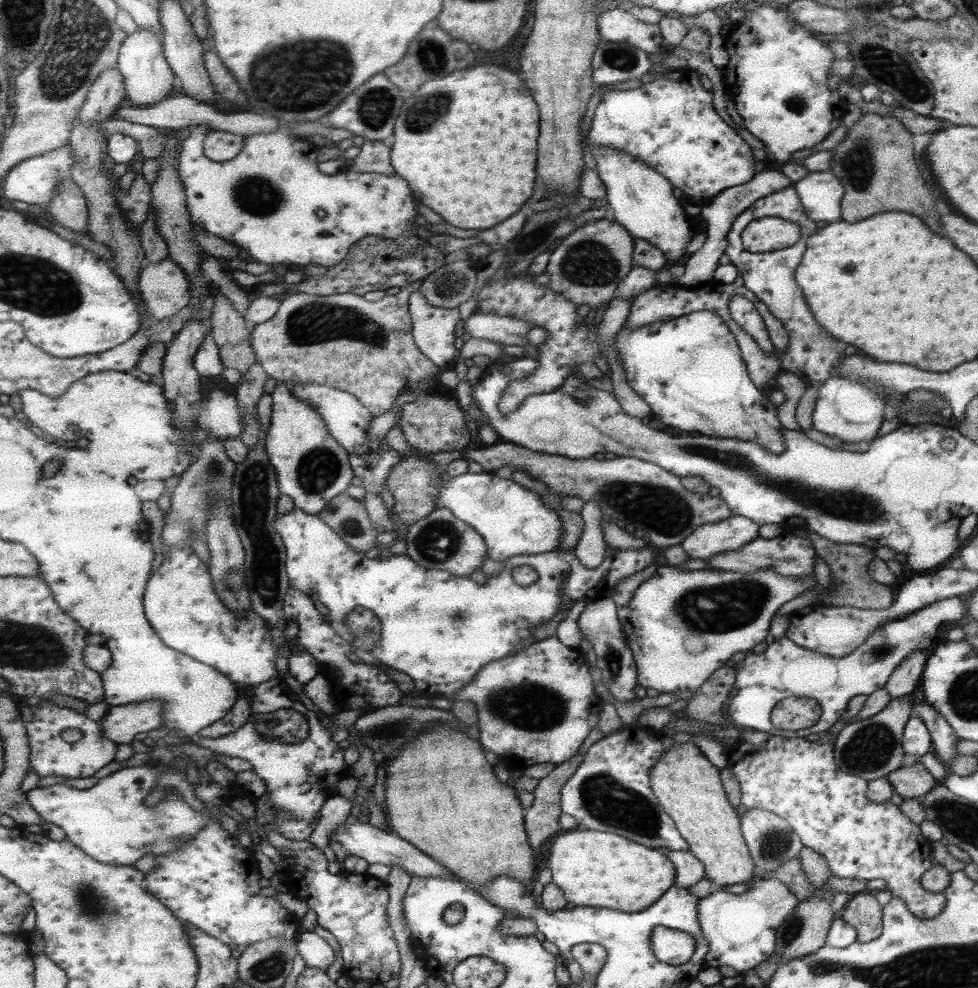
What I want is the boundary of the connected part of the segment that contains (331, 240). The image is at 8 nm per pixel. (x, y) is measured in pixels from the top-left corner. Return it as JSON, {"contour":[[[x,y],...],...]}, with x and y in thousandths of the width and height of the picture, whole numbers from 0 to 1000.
{"contour":[[[204,126],[187,143],[184,172],[187,173],[188,186],[192,188],[192,209],[195,210],[196,223],[200,228],[208,227],[213,234],[245,247],[247,255],[253,254],[264,265],[325,265],[331,269],[344,269],[356,259],[360,247],[378,237],[407,241],[409,249],[417,251],[415,254],[429,252],[429,247],[434,246],[434,242],[421,237],[421,231],[426,227],[427,211],[421,190],[409,176],[364,176],[364,172],[356,172],[344,178],[335,178],[327,170],[327,147],[303,140],[298,134],[284,133],[259,136],[253,139],[253,146],[243,159],[233,164],[221,164],[213,160],[211,155],[211,140],[216,132],[216,129]]]}

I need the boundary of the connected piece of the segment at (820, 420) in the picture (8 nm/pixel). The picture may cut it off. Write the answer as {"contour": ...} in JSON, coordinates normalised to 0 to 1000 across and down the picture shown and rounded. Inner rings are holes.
{"contour":[[[851,382],[836,393],[830,431],[861,447],[888,447],[898,441],[898,435],[905,425],[904,416],[905,405],[900,404],[897,395],[885,392],[879,386],[868,385],[867,382]]]}

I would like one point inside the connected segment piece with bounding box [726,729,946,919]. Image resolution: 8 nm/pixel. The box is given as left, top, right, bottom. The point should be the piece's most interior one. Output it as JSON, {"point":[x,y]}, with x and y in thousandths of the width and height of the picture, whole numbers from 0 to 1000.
{"point":[815,788]}

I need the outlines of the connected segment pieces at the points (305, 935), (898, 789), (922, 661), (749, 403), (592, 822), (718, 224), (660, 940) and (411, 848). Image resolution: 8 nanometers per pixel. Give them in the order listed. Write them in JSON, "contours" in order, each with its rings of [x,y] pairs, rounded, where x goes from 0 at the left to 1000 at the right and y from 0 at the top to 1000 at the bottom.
{"contours":[[[[309,942],[307,953],[304,955],[309,970],[317,979],[325,979],[332,983],[346,972],[344,960],[331,951],[327,945],[318,942]]],[[[937,771],[933,775],[920,776],[908,783],[908,790],[912,793],[914,802],[923,809],[937,809],[951,802],[959,793],[945,773]]],[[[945,659],[930,661],[930,663],[924,666],[918,675],[912,679],[904,696],[906,700],[910,701],[911,707],[933,701],[935,696],[941,693],[949,663],[950,661]]],[[[719,314],[682,326],[654,330],[649,334],[640,331],[631,341],[631,354],[638,373],[642,377],[643,389],[653,401],[665,408],[668,419],[674,423],[676,429],[679,427],[683,431],[699,433],[706,437],[714,435],[734,442],[767,444],[783,451],[790,460],[801,457],[803,451],[798,441],[800,429],[796,427],[794,412],[787,409],[772,391],[771,385],[765,383],[766,376],[758,362],[754,345],[736,319]]],[[[641,732],[630,742],[619,745],[607,752],[600,761],[598,770],[591,781],[577,795],[575,801],[576,822],[588,827],[592,834],[600,839],[613,840],[622,843],[636,844],[650,852],[658,852],[661,856],[674,859],[681,857],[686,861],[706,862],[706,854],[695,843],[694,837],[671,804],[666,781],[683,761],[679,753],[679,742],[667,737]]],[[[780,168],[777,176],[769,179],[769,182],[762,184],[760,187],[748,188],[746,191],[740,191],[739,194],[732,196],[728,199],[726,205],[718,210],[717,220],[723,225],[722,244],[719,250],[709,256],[706,261],[701,264],[701,276],[697,281],[693,281],[691,286],[699,291],[701,289],[706,291],[715,290],[719,287],[729,285],[730,275],[735,270],[734,263],[736,259],[741,256],[744,247],[744,235],[748,231],[748,225],[763,213],[767,211],[767,206],[771,206],[773,202],[781,200],[786,196],[789,196],[798,191],[811,187],[802,176],[789,172],[789,170],[783,170]]],[[[675,936],[668,943],[668,961],[677,974],[695,978],[708,972],[713,954],[701,943]]],[[[364,832],[360,835],[354,834],[340,845],[340,850],[345,850],[357,864],[373,868],[379,874],[392,874],[396,878],[408,878],[423,890],[442,891],[442,890],[460,890],[468,894],[474,894],[474,889],[470,889],[459,881],[458,877],[453,877],[446,868],[429,860],[427,856],[421,854],[416,849],[410,848],[404,842],[396,842],[388,837],[380,836],[378,832],[370,834]]]]}

